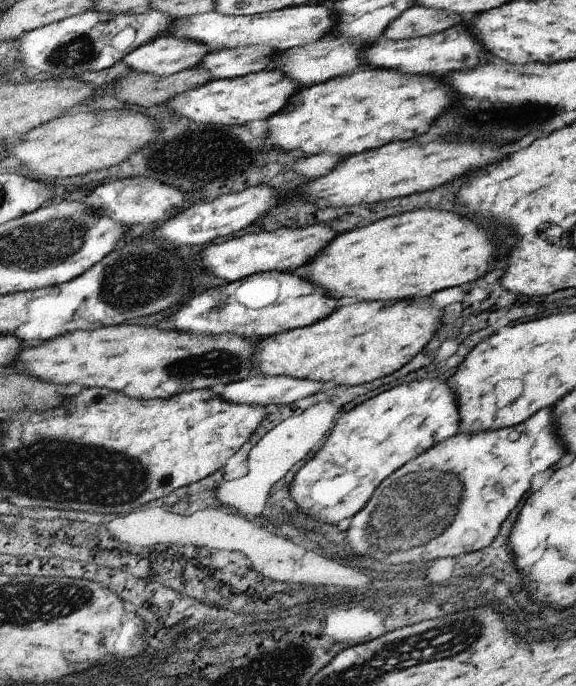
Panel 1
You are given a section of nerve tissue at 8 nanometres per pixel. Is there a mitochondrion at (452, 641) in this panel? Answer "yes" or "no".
yes

